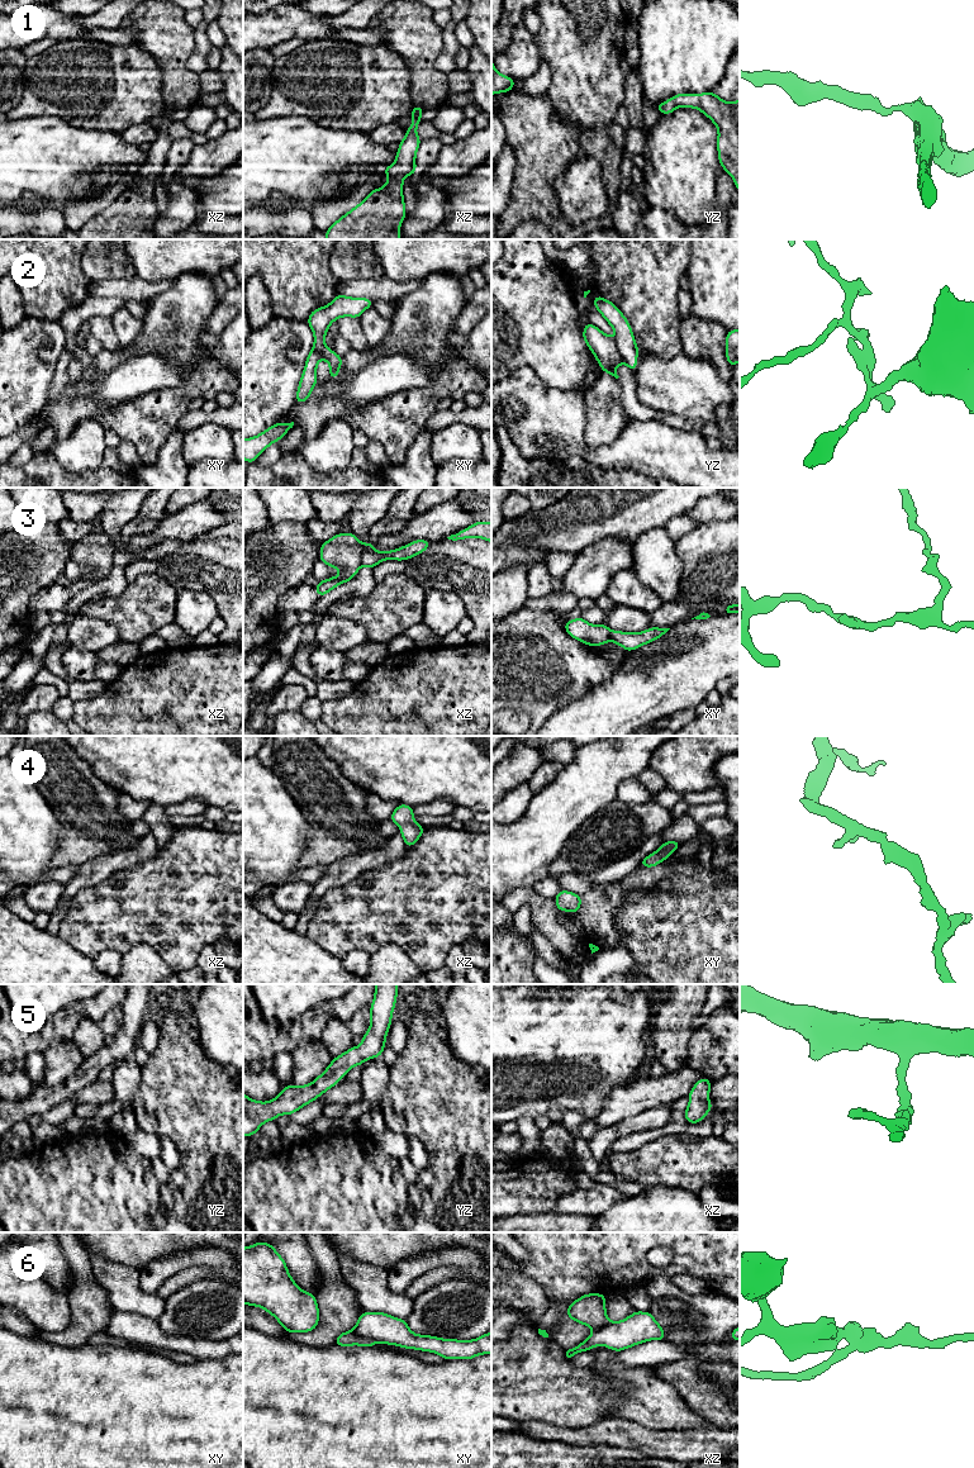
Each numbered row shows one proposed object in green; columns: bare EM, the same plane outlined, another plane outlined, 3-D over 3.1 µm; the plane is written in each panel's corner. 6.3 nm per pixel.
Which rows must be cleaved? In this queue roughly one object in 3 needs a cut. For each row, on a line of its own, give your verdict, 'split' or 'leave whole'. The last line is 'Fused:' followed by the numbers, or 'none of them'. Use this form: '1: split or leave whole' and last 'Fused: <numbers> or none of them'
1: leave whole
2: split
3: split
4: leave whole
5: leave whole
6: split
Fused: 2, 3, 6

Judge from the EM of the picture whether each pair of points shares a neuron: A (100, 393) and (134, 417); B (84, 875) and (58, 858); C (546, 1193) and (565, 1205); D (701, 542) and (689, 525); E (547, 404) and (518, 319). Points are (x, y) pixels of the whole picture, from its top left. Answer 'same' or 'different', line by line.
A: different
B: different
C: different
D: different
E: different

